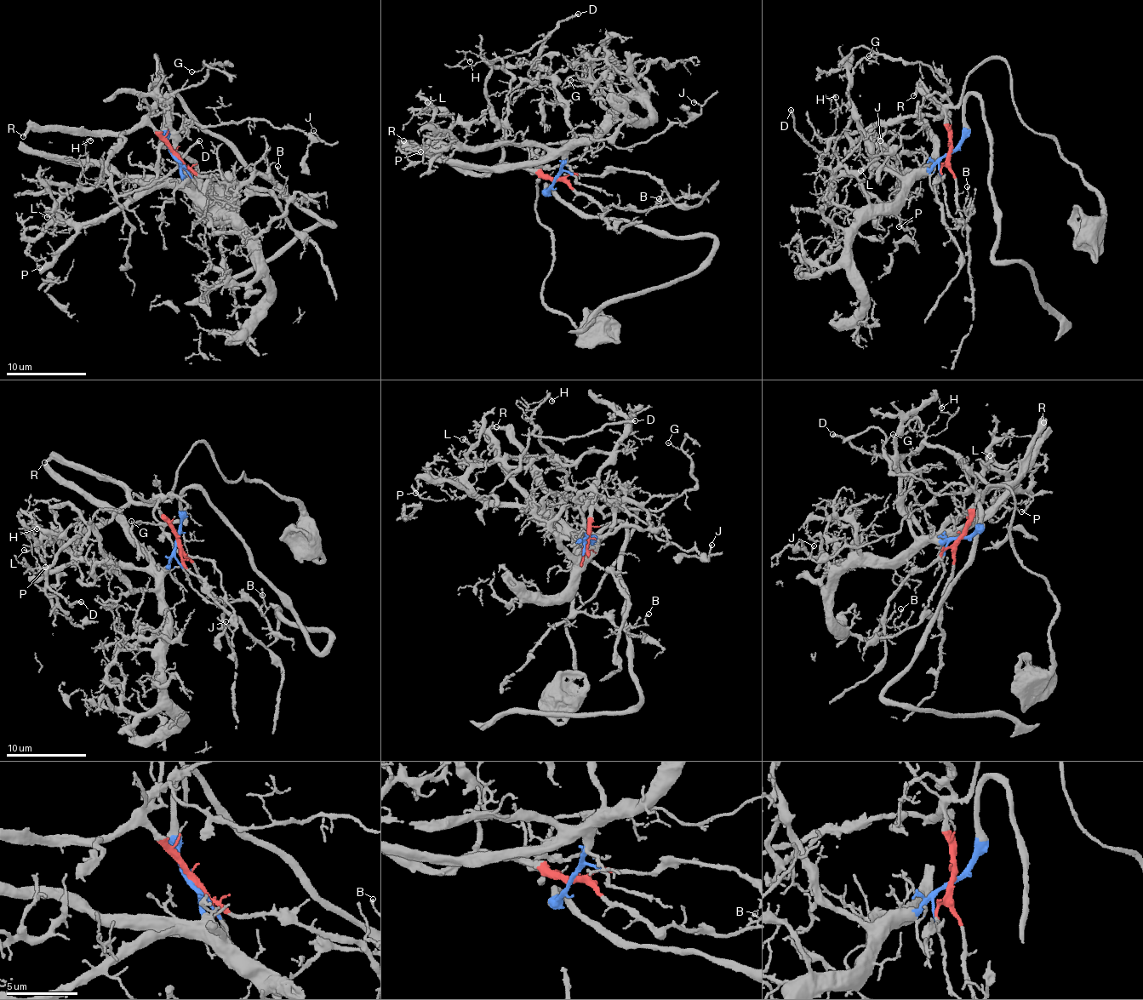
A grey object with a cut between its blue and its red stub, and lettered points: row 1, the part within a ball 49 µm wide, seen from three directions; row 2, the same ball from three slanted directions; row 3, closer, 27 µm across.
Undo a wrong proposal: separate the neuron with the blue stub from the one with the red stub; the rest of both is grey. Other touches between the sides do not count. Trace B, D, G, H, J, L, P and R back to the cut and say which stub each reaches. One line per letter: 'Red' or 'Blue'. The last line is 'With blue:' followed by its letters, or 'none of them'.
B: Red
D: Red
G: Red
H: Red
J: Red
L: Blue
P: Blue
R: Red
With blue: L, P

